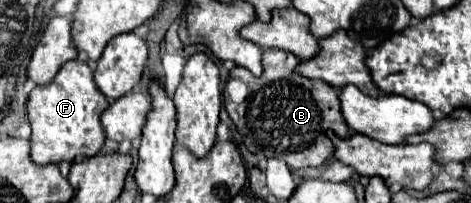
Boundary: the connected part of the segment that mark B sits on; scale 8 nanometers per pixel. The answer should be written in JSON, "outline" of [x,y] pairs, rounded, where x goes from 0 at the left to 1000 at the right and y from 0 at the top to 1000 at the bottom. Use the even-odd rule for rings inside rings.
{"outline":[[[567,241],[558,261],[563,350],[554,379],[541,379],[516,330],[499,330],[486,379],[512,389],[520,419],[520,488],[507,507],[495,498],[486,478],[486,429],[478,429],[478,537],[503,616],[529,744],[554,754],[571,783],[597,783],[618,833],[682,823],[690,793],[711,773],[711,714],[690,645],[707,645],[715,675],[737,685],[745,675],[745,635],[728,606],[728,567],[720,547],[720,448],[686,399],[665,399],[635,369],[626,350],[631,310],[635,281],[622,281],[618,261]]]}

